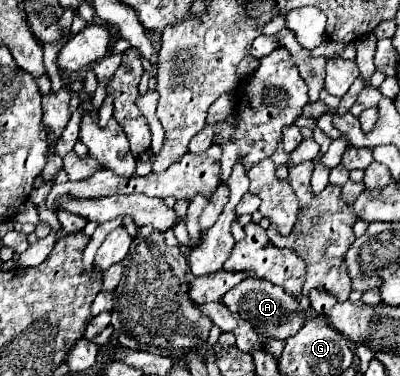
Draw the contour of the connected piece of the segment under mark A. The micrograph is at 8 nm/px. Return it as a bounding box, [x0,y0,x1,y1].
[221,278,309,340]

